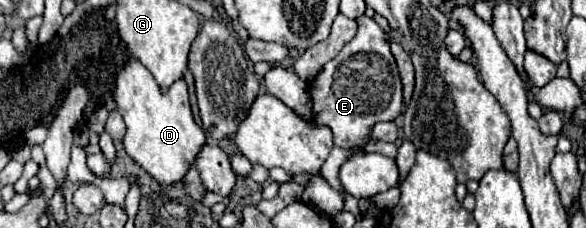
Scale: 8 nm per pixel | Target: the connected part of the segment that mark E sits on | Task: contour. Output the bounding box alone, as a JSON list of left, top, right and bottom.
[309,16,403,148]

